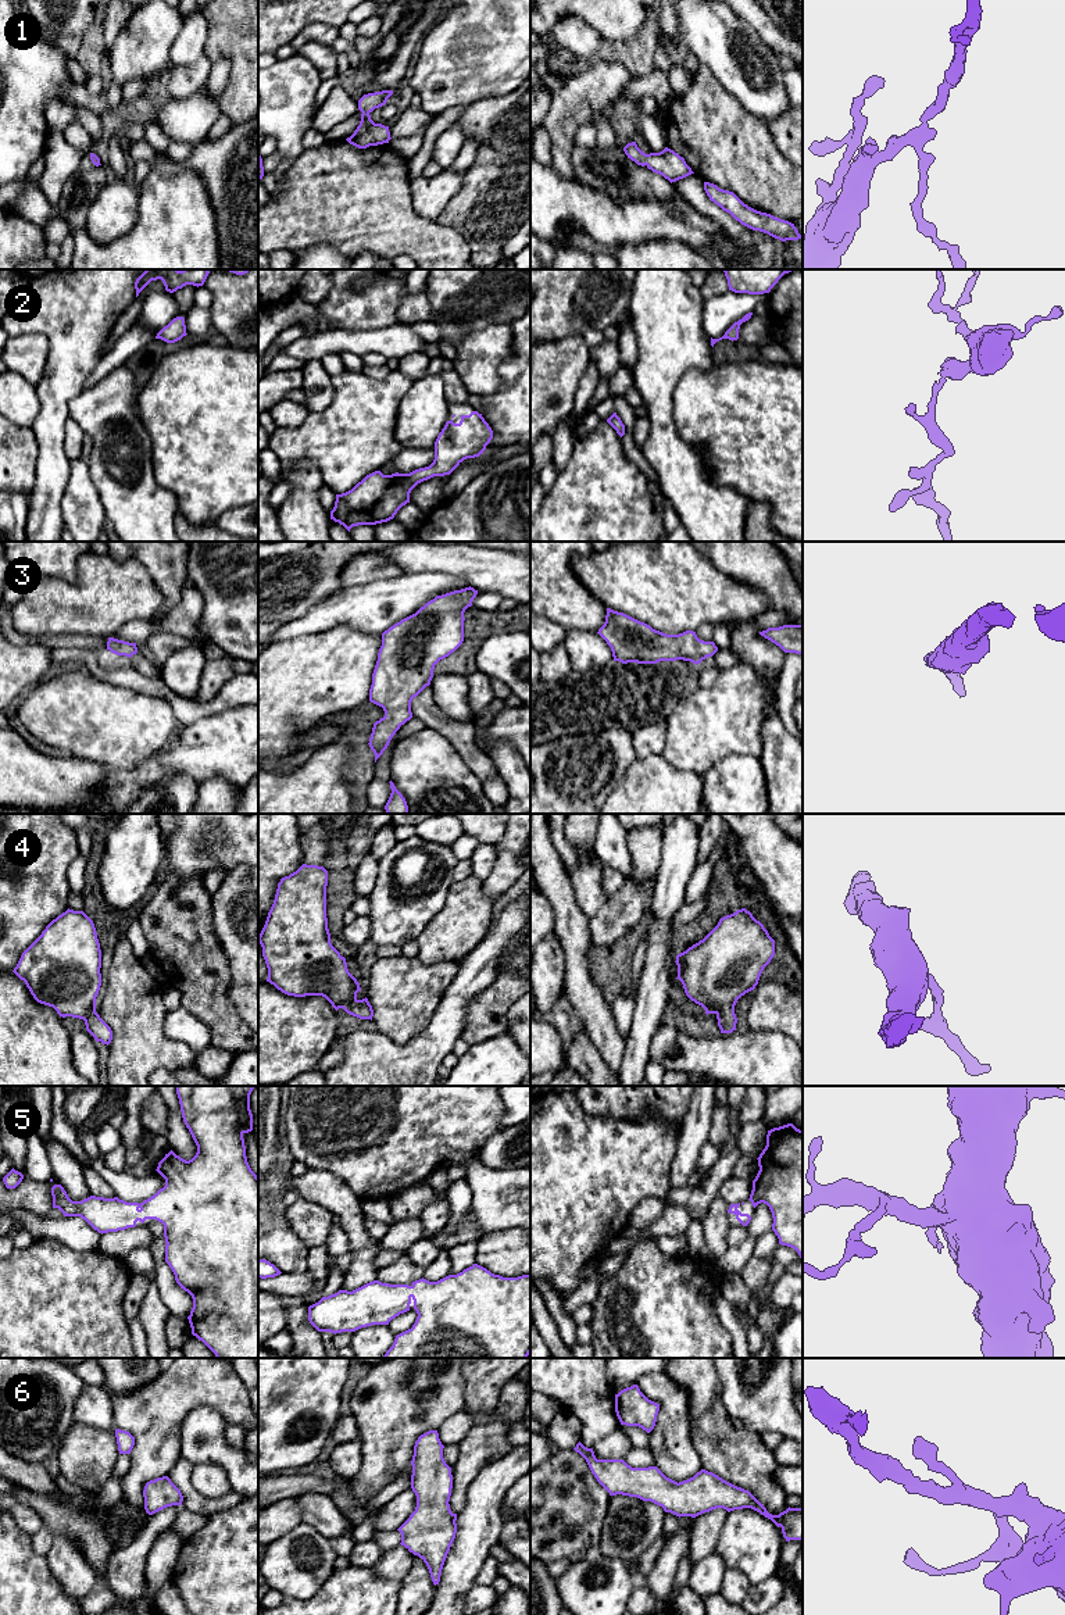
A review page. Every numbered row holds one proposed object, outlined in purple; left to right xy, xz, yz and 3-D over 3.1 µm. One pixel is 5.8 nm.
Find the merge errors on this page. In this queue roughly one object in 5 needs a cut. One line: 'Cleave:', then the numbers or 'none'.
Cleave: none

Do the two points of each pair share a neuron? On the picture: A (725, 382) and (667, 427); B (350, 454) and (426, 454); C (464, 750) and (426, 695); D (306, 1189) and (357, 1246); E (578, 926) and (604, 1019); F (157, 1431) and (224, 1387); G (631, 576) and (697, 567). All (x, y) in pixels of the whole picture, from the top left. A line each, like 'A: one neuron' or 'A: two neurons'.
A: two neurons
B: two neurons
C: one neuron
D: one neuron
E: one neuron
F: one neuron
G: one neuron

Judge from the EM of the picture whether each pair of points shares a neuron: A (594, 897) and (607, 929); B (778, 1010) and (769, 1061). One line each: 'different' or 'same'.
A: different
B: different

